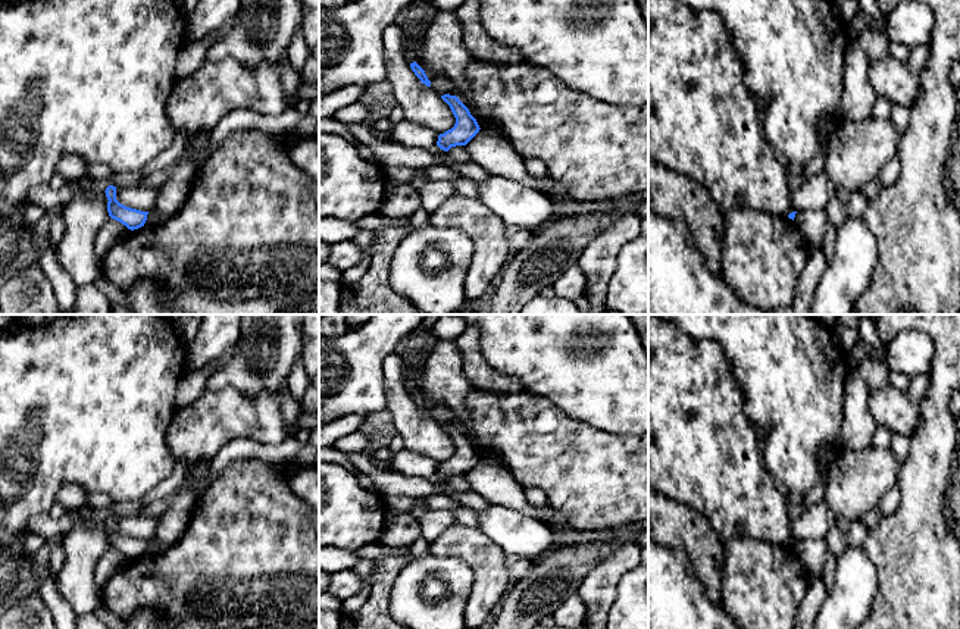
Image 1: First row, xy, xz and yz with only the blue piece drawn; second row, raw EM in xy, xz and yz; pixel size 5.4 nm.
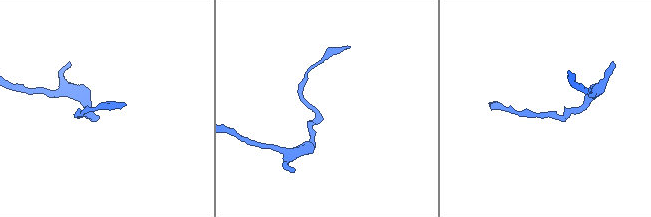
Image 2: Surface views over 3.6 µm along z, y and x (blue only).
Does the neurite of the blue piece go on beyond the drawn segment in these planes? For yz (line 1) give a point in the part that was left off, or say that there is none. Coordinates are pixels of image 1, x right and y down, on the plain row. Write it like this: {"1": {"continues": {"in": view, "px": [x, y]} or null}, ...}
{"1": {"continues": null}}

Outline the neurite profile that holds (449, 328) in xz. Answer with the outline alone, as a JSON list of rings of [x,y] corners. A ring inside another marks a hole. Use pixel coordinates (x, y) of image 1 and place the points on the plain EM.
[[[443,316],[434,323],[432,332],[438,339],[456,341],[466,328],[468,323],[465,319],[457,316]]]

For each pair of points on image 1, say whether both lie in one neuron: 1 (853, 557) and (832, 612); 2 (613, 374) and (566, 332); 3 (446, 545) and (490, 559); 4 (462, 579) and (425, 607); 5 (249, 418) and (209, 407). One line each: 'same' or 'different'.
1: same
2: same
3: same
4: same
5: same

